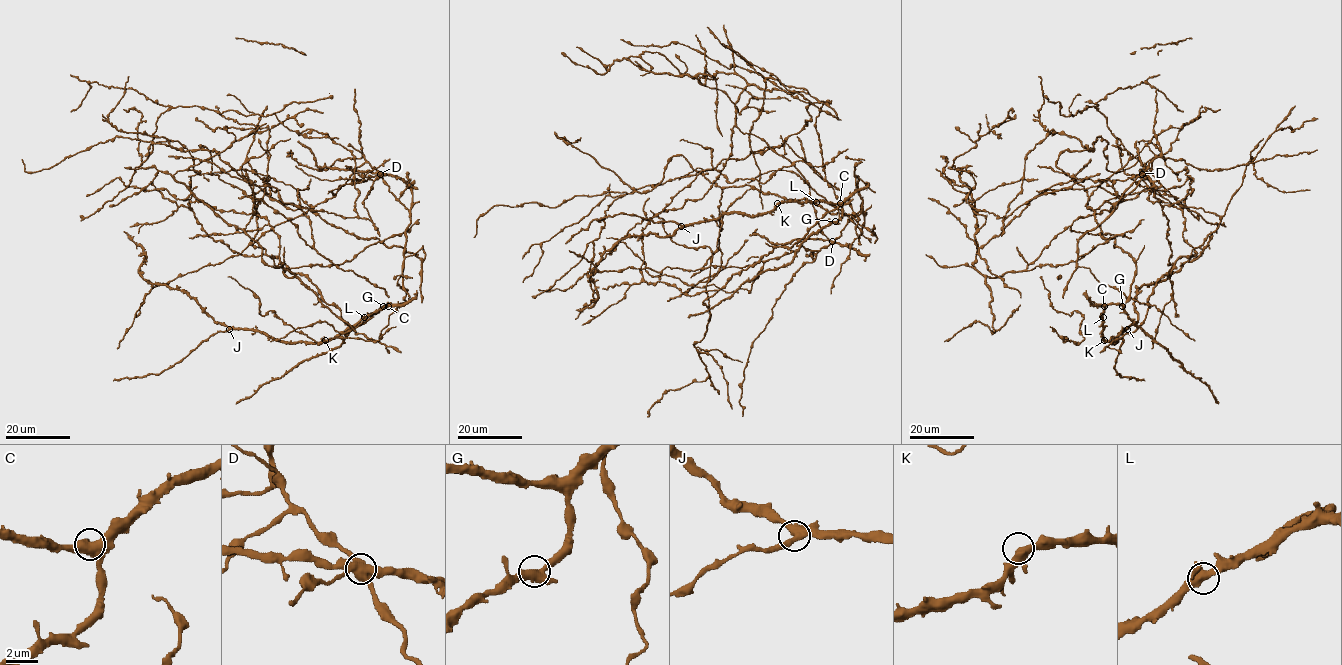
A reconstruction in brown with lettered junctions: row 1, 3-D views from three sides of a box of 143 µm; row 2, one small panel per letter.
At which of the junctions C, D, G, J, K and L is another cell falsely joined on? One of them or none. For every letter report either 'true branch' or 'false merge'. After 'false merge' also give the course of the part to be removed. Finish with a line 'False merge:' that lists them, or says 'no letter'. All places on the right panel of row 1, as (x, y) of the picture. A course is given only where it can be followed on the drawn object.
C: true branch
D: true branch
G: true branch
J: true branch
K: true branch
L: true branch
False merge: no letter

